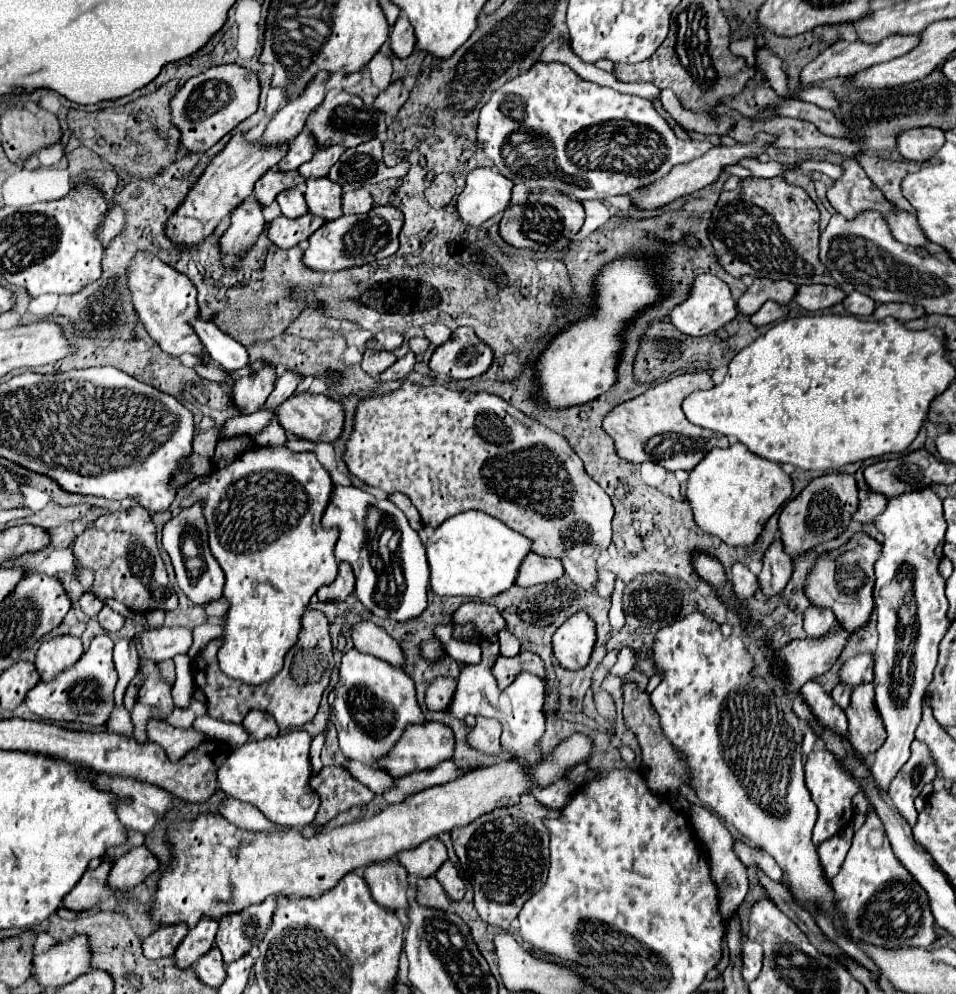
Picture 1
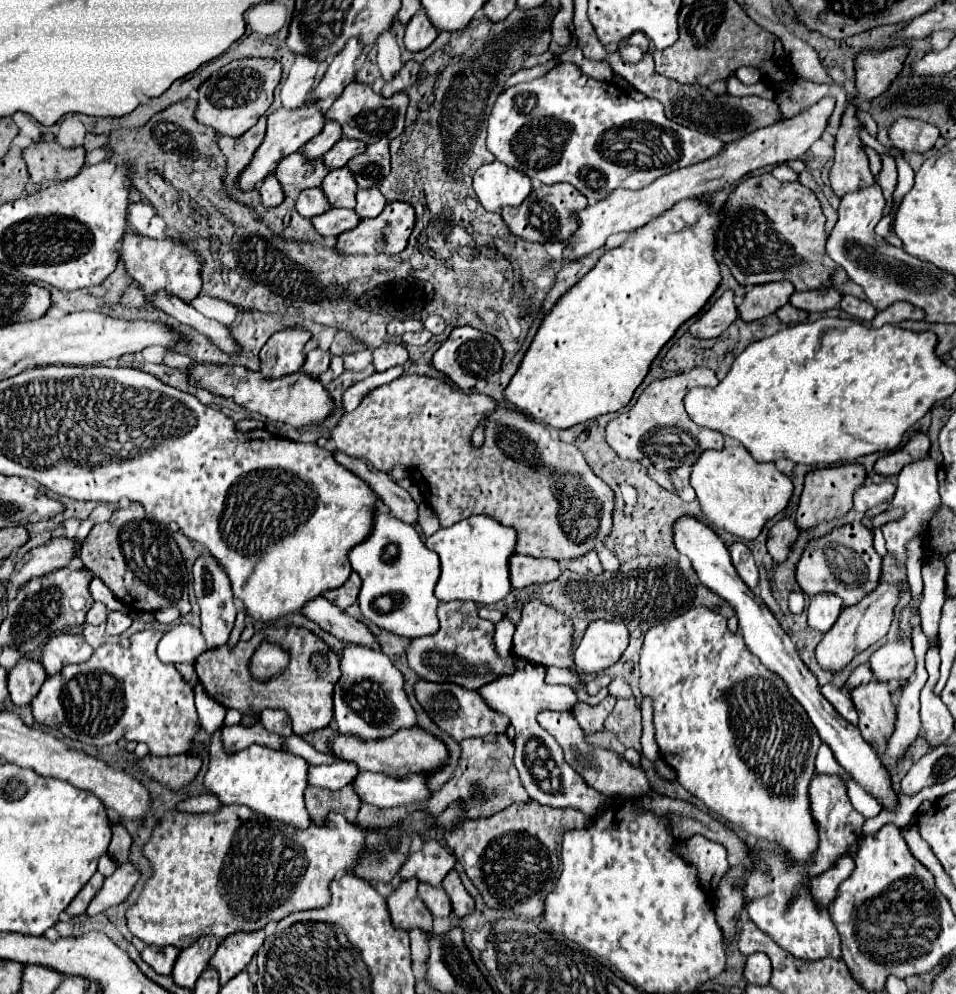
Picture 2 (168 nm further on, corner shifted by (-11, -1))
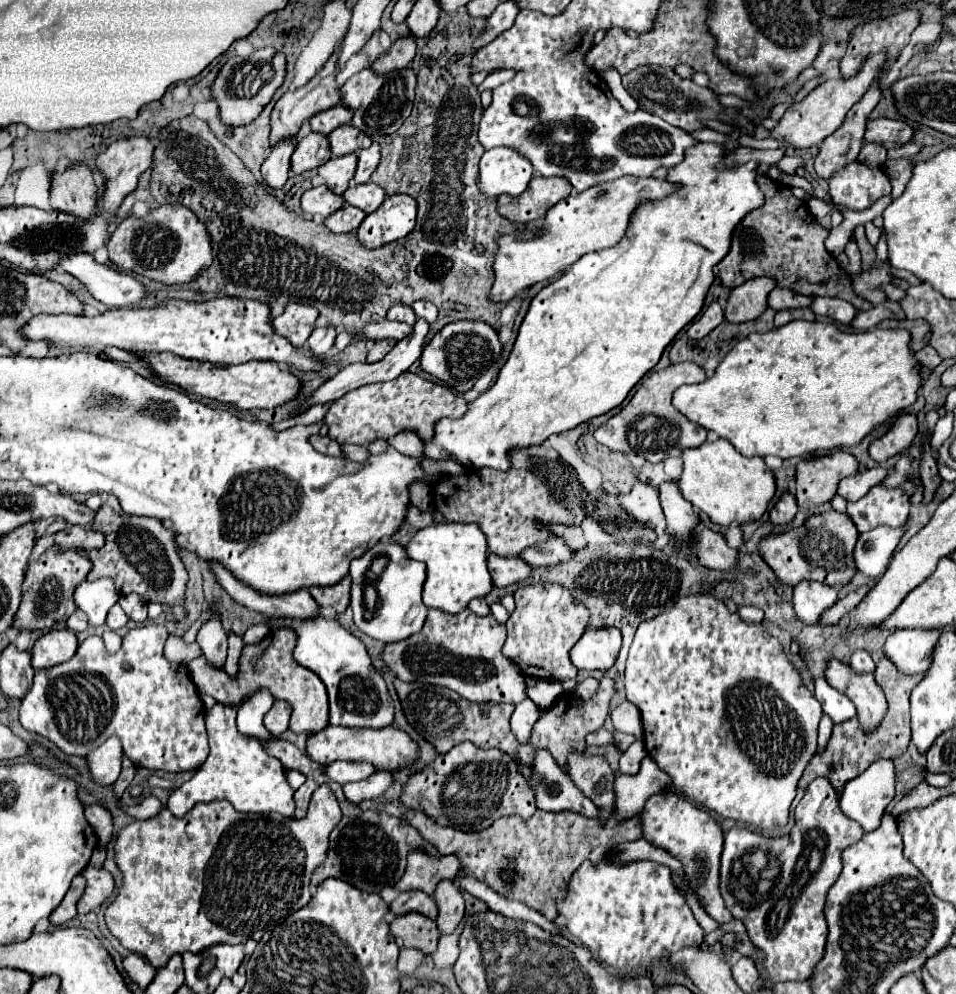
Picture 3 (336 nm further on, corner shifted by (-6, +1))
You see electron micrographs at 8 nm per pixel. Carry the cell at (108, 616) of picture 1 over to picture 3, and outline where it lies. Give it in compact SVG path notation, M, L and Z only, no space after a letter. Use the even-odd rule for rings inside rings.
M113 605L113 607L109 609L109 615L107 615L107 625L109 625L109 629L117 631L117 629L125 627L127 621L129 621L129 619L127 619L127 615L123 613L123 609L121 609L119 605Z

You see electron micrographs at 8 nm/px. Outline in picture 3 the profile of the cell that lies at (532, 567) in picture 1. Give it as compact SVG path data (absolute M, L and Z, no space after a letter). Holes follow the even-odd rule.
M495 553L487 555L487 567L491 571L491 579L495 587L507 587L513 583L519 583L523 579L529 577L529 573L533 571L531 565L527 565L523 559L519 557L499 557Z

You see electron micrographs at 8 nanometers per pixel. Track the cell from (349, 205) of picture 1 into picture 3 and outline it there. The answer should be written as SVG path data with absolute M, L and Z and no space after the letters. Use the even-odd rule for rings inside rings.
M365 183L365 185L351 185L345 193L343 193L345 201L349 205L355 205L357 209L361 209L363 213L373 213L385 199L385 191L375 185L375 183Z

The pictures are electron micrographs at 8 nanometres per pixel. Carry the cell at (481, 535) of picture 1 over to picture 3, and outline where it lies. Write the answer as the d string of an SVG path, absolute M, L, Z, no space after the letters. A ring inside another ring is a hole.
M439 523L439 525L431 525L427 529L419 529L413 539L409 541L409 545L405 547L407 557L411 559L419 559L427 565L427 579L423 585L423 603L429 609L441 609L445 613L459 613L467 607L467 603L475 597L485 597L491 589L491 575L487 569L487 539L485 535L479 531L479 527L475 523L463 525L463 523Z

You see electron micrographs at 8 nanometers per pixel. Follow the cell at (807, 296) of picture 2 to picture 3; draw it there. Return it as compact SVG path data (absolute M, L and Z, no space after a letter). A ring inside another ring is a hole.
M775 287L769 297L767 297L767 307L771 307L773 311L783 311L783 309L799 309L799 307L809 307L811 305L811 297L803 297L793 293L791 289L779 289Z

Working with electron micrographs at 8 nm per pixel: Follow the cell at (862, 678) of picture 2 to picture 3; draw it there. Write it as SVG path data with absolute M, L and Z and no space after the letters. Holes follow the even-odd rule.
M855 651L851 655L851 669L857 673L873 673L875 671L875 663L871 659L871 655L867 651Z

